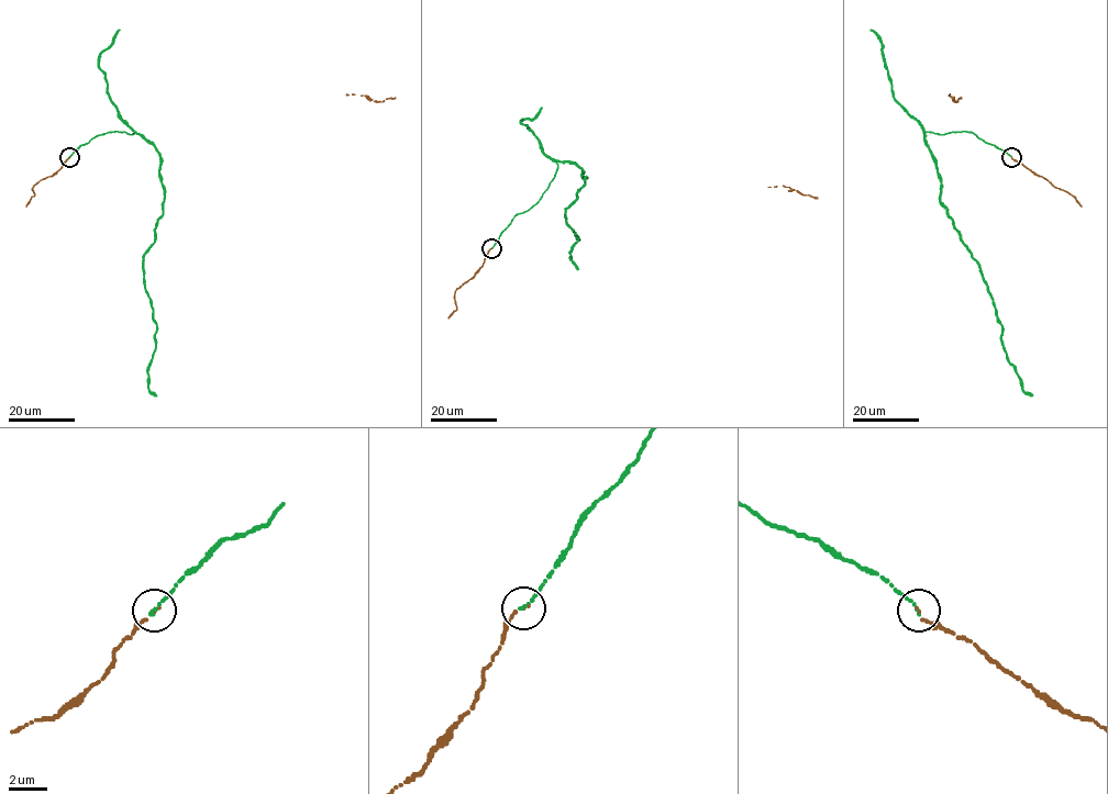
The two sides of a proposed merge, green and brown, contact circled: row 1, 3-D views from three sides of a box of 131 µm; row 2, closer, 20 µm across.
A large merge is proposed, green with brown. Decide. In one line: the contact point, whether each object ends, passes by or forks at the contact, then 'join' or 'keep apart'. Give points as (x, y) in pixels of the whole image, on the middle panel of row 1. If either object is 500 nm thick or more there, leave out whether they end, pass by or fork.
at (491, 248); green ends there; brown ends there; join

